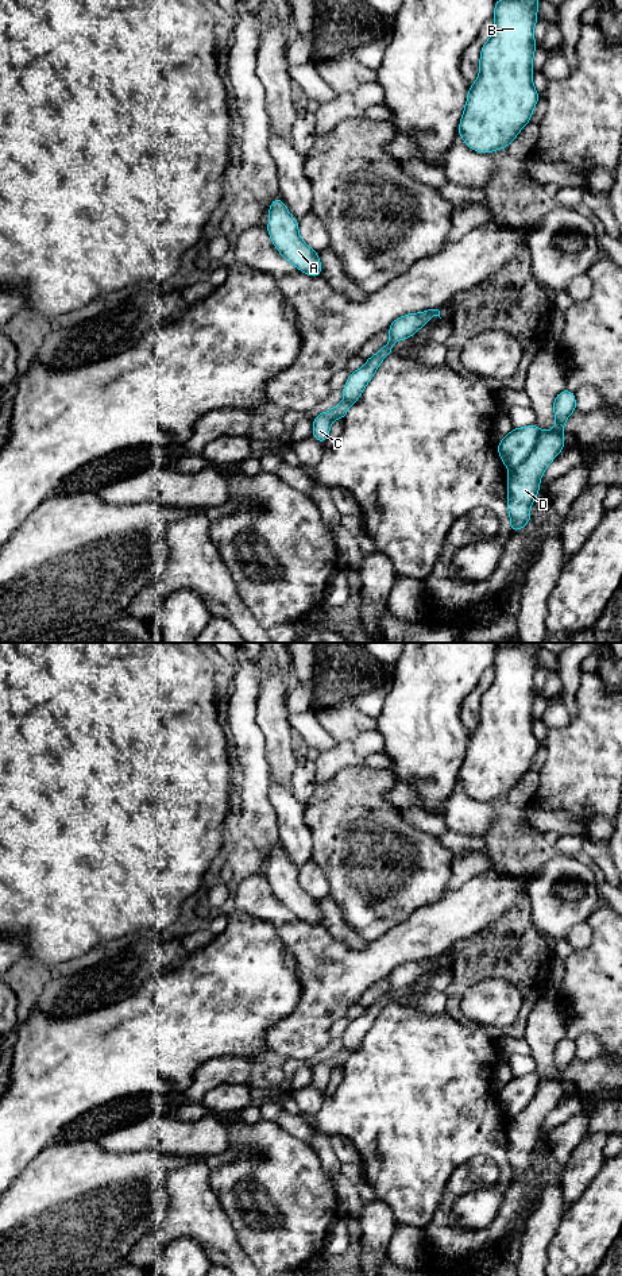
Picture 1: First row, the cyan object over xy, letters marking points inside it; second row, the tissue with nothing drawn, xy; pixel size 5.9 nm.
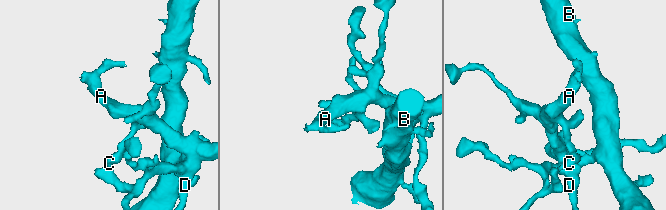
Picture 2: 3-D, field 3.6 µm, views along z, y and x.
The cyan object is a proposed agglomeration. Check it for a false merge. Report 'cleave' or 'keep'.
cleave

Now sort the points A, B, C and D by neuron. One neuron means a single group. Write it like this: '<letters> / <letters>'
A D / B C

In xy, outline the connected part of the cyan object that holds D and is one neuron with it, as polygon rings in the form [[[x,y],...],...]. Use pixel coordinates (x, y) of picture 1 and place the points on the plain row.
[[[569,1037],[560,1040],[553,1049],[555,1078],[540,1079],[534,1099],[507,1123],[507,1160],[510,1180],[518,1180],[532,1167],[530,1154],[540,1138],[545,1117],[564,1098],[564,1071],[576,1059],[576,1045]]]

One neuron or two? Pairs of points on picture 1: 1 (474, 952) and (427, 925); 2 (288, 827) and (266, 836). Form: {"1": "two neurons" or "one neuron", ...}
{"1": "two neurons", "2": "two neurons"}

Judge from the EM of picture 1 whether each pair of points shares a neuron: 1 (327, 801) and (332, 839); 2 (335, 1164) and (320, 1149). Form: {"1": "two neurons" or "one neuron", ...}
{"1": "one neuron", "2": "one neuron"}

